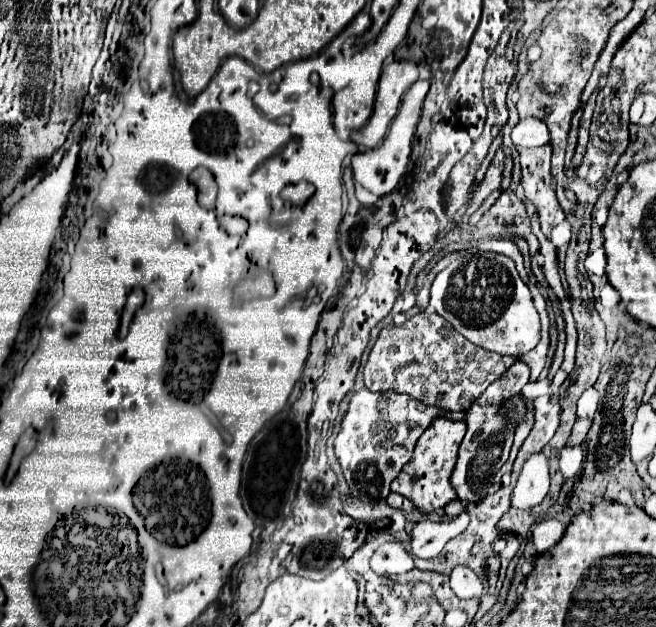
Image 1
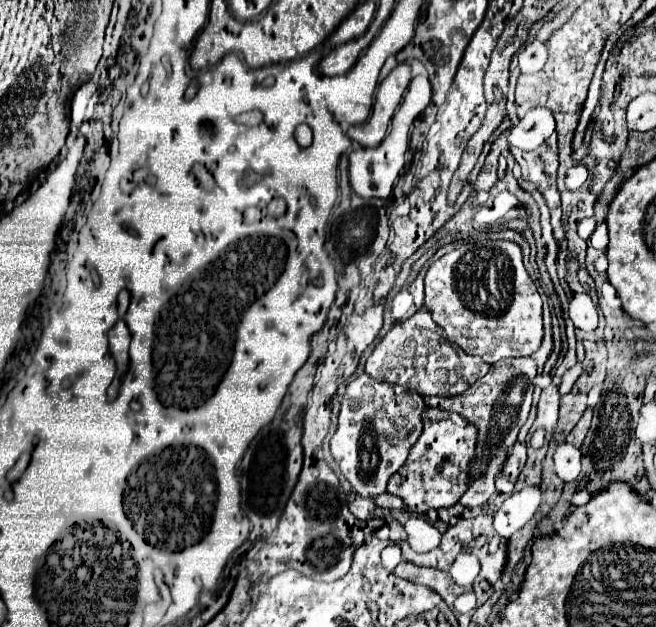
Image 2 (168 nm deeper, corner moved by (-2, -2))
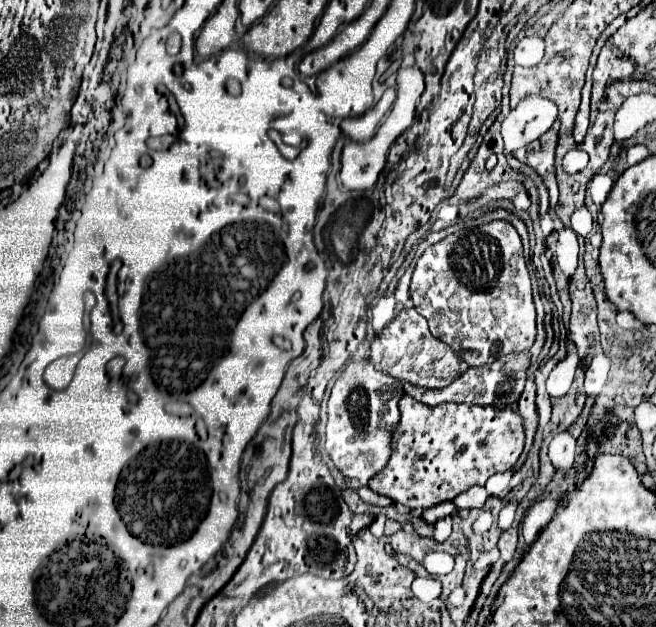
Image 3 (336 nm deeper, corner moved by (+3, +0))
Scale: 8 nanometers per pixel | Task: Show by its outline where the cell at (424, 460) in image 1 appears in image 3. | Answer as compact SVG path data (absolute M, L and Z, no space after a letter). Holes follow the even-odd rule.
M404 395L398 407L400 421L396 425L396 431L392 433L392 455L388 459L388 465L368 481L368 487L408 509L430 509L438 503L452 501L458 493L470 489L472 485L486 485L488 477L492 477L494 473L512 469L524 449L524 423L516 405L508 405L504 409L492 405L480 407L470 403L442 403L430 407Z

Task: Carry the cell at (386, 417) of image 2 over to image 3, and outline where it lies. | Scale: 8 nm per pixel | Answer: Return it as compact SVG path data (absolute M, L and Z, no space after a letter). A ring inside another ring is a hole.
M350 361L342 375L336 379L330 399L328 399L328 425L326 425L326 451L332 457L334 465L354 483L366 485L372 475L376 475L386 463L390 455L390 437L396 427L396 419L400 419L398 401L402 397L400 389L388 389L388 375L376 371L372 363L364 361Z

